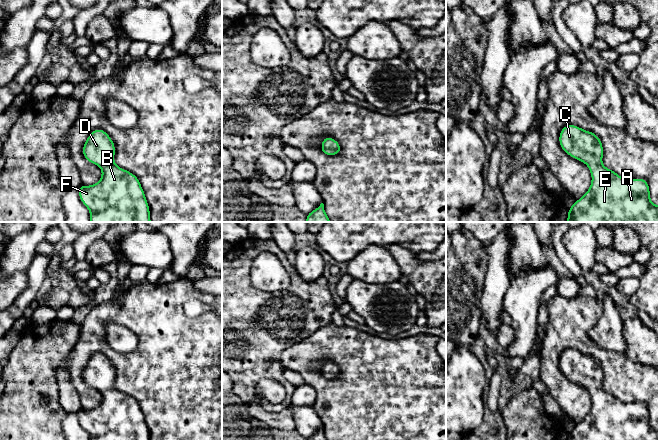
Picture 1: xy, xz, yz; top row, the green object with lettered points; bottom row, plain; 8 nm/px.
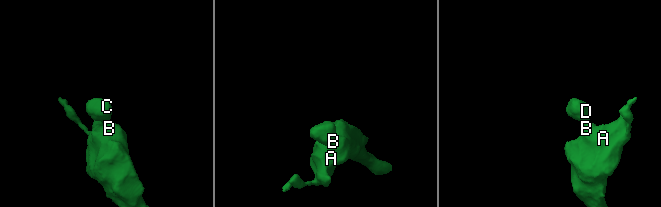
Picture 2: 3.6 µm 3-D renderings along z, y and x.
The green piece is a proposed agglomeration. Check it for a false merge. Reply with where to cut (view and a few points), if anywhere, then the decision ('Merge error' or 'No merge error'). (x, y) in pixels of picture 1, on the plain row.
No split. No merge error

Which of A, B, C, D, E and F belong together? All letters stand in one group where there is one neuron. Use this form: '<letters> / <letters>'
A B C D E F

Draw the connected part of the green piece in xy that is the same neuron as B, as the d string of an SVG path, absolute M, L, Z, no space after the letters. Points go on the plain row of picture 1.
M95 353L82 373L83 380L102 394L98 407L78 412L90 440L150 440L139 403L114 387L115 368L103 353Z

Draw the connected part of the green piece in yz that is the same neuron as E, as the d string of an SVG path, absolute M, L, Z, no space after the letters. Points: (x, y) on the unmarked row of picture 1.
M569 348L562 352L559 368L566 378L585 387L592 400L589 414L568 433L568 440L658 440L658 429L650 424L647 404L624 403L603 390L603 369L596 358Z

